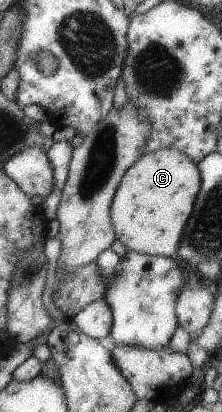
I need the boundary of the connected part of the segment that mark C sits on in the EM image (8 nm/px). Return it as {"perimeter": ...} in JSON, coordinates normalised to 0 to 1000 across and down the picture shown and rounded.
{"perimeter":[[[707,362],[640,374],[550,422],[495,490],[491,524],[523,580],[568,607],[680,621],[784,619],[896,449],[883,398],[797,362]]]}

